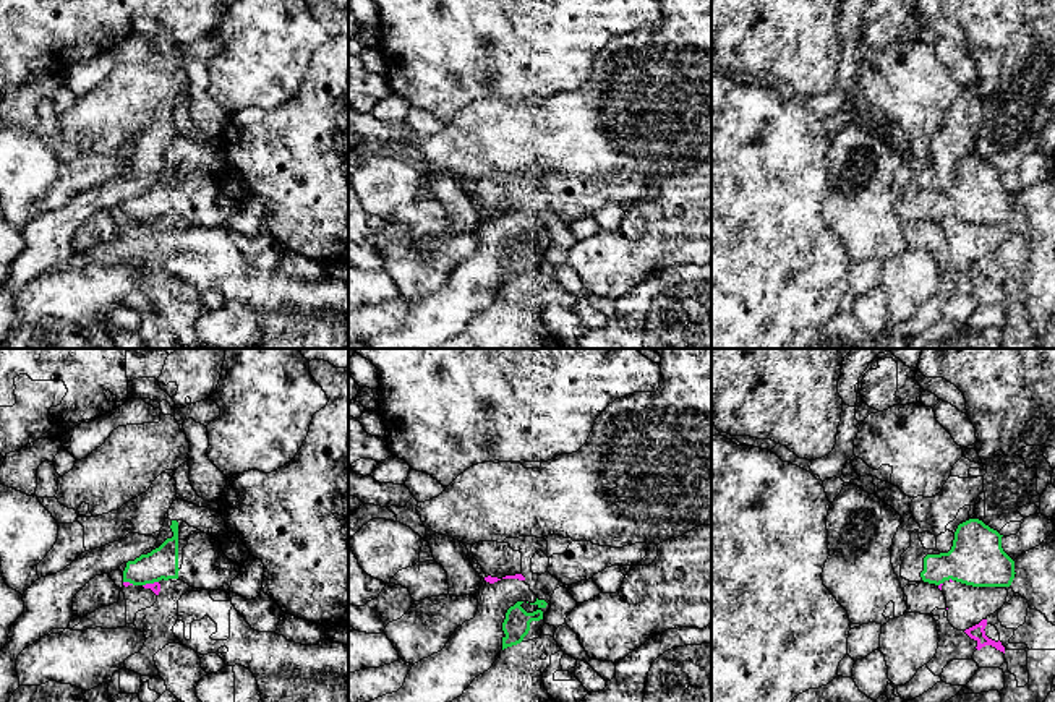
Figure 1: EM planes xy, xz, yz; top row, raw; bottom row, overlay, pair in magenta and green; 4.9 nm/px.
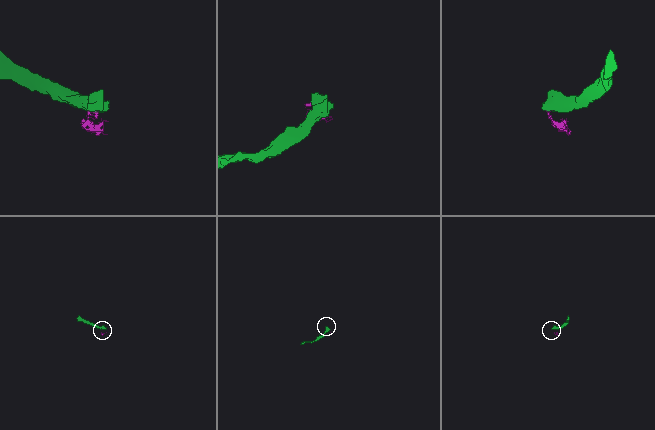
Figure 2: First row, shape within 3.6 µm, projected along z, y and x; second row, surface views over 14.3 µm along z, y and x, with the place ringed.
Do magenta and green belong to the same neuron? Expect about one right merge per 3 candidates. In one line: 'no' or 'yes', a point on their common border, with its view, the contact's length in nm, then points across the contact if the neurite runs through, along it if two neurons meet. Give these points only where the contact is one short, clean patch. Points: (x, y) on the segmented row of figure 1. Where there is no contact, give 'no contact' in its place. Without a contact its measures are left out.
no; contact xy (149, 584); length 80 nm

